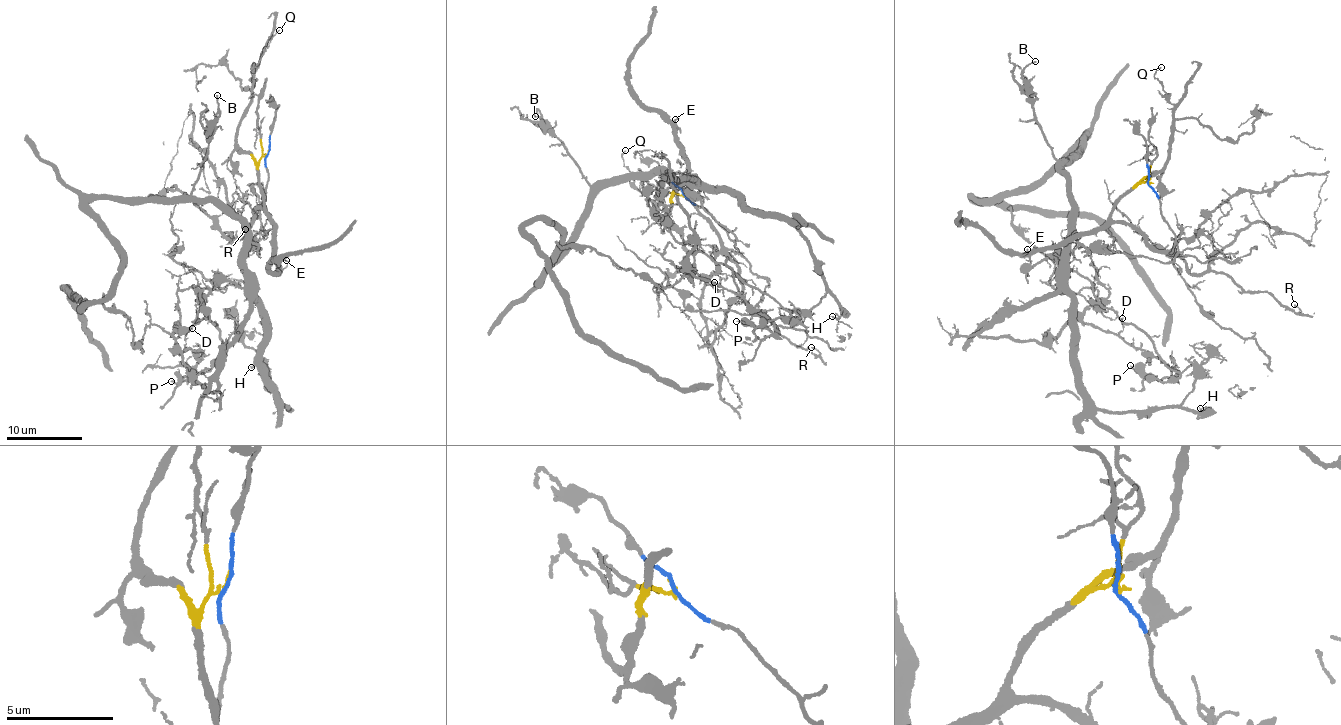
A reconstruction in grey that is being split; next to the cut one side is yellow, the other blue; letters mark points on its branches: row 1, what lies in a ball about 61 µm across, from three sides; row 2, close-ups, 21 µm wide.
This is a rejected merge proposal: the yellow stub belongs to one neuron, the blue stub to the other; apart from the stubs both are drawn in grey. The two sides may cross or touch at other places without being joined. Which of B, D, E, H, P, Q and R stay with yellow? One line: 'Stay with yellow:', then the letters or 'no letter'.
Stay with yellow: E, Q, R

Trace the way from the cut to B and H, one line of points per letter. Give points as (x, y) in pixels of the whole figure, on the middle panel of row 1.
B: (681, 191), (735, 241), (678, 174), (658, 170), (590, 184), (535, 109), (534, 117)
H: (681, 191), (735, 241), (699, 194), (672, 175), (779, 216), (803, 237), (841, 310), (831, 316)

